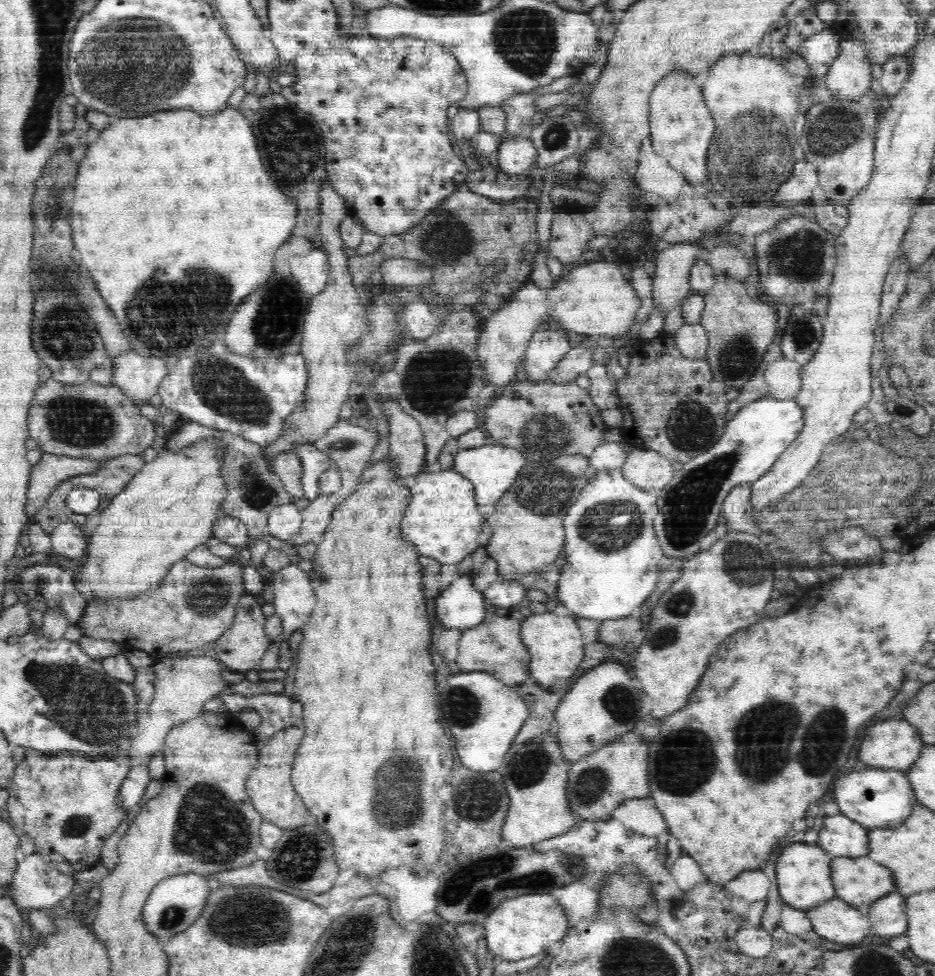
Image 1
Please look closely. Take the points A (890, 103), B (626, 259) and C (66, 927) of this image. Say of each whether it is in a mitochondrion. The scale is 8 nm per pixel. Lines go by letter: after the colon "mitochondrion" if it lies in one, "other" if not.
A: other
B: other
C: other

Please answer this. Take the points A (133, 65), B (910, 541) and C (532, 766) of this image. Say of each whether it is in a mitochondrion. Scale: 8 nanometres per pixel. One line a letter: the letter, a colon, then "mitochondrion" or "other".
A: mitochondrion
B: other
C: mitochondrion

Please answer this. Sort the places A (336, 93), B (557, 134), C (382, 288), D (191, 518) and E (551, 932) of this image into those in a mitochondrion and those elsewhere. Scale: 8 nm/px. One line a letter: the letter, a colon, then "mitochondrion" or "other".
A: other
B: mitochondrion
C: other
D: other
E: other

